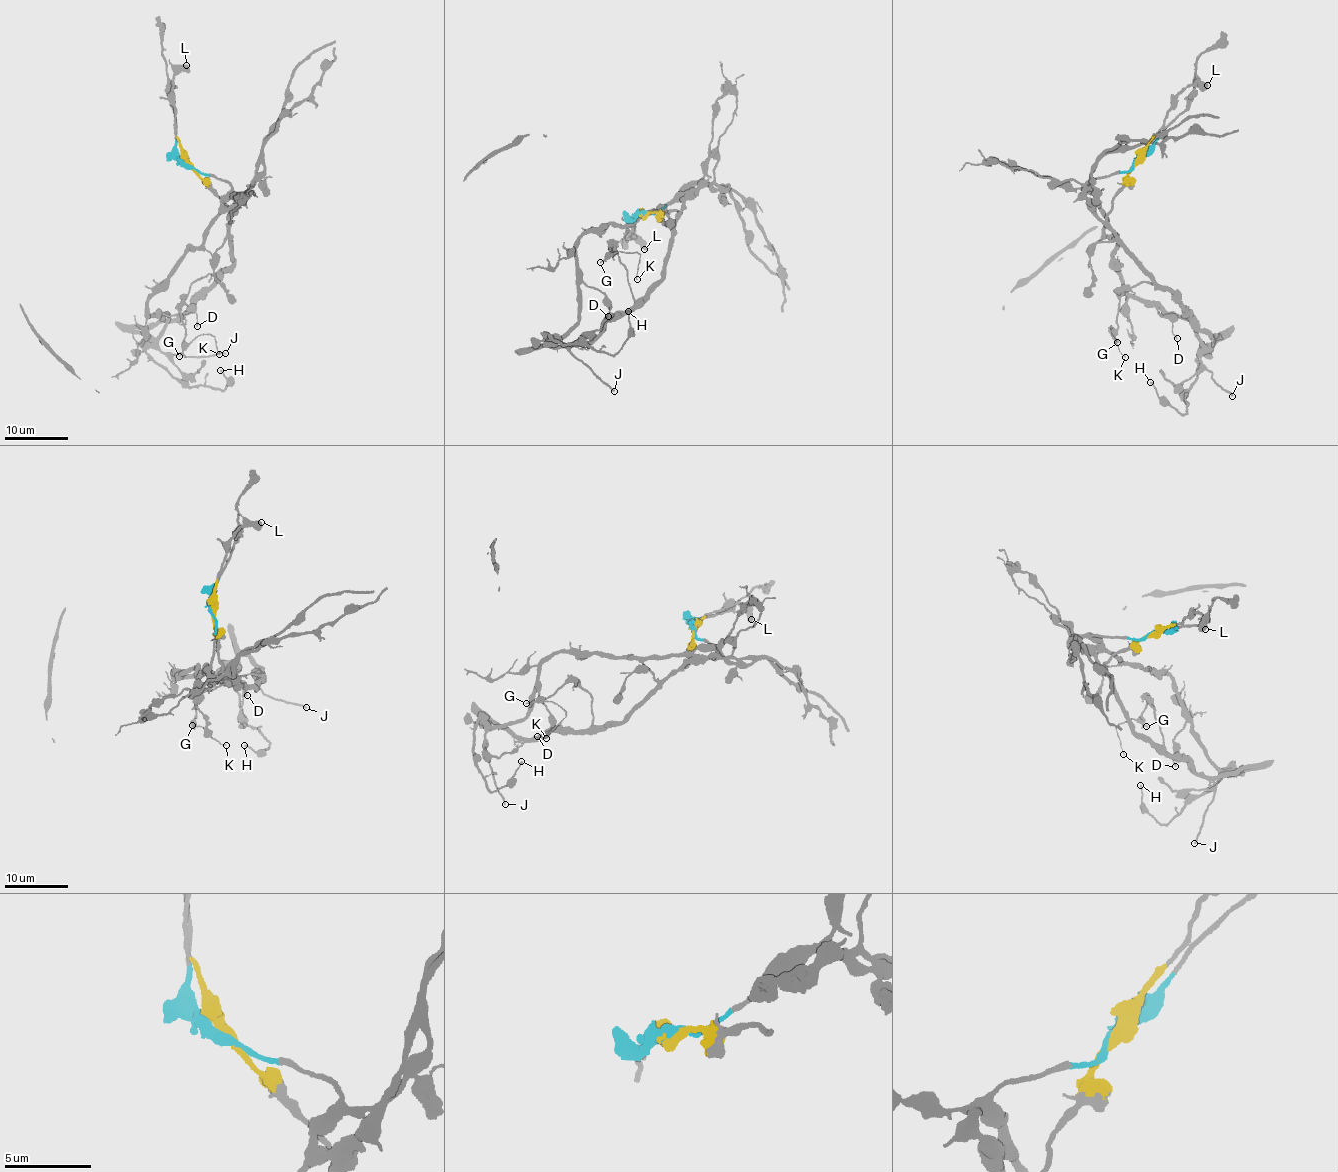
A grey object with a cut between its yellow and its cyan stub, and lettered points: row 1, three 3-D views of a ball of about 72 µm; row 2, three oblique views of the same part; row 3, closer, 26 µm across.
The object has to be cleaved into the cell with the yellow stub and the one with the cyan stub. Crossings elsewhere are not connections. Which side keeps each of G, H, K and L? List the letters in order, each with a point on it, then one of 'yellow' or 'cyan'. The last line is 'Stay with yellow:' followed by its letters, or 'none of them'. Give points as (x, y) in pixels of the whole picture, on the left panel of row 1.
G: at (179, 356); yellow
H: at (220, 370); yellow
K: at (219, 354); yellow
L: at (186, 65); yellow
Stay with yellow: G, H, K, L

